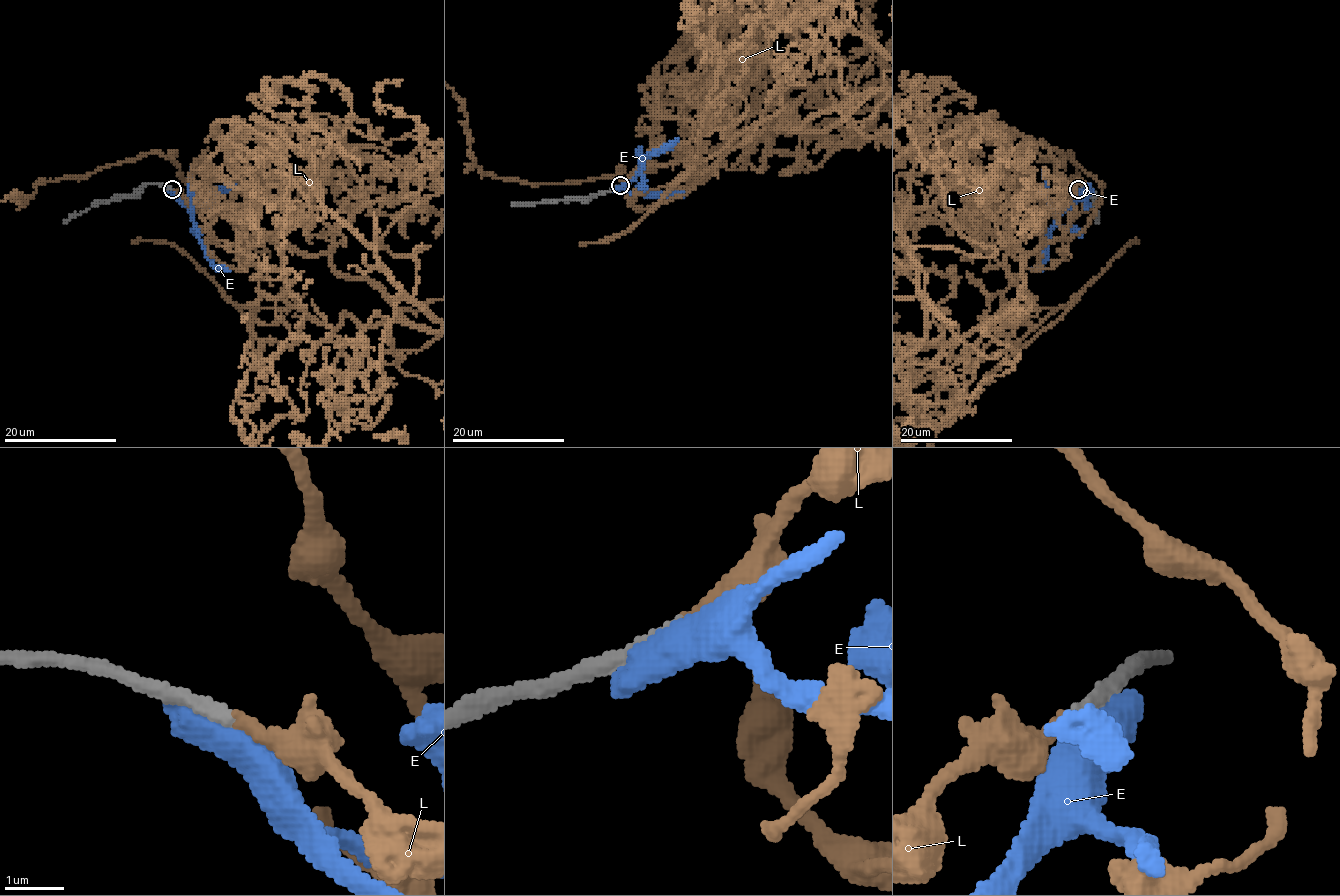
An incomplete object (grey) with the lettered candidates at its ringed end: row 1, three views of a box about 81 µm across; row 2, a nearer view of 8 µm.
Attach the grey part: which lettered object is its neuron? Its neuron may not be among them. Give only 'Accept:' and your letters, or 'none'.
Accept: L

